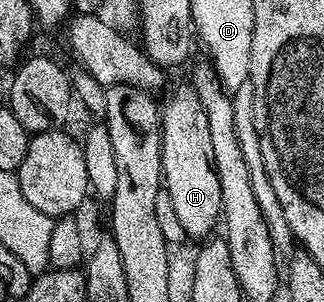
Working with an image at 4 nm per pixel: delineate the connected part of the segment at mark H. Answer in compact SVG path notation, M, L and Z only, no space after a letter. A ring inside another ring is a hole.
M187 81L177 84L171 91L171 100L161 107L161 165L162 186L172 198L173 210L181 221L186 238L191 241L206 240L223 214L221 181L213 165L209 117L205 117L205 109L201 109L195 88Z

